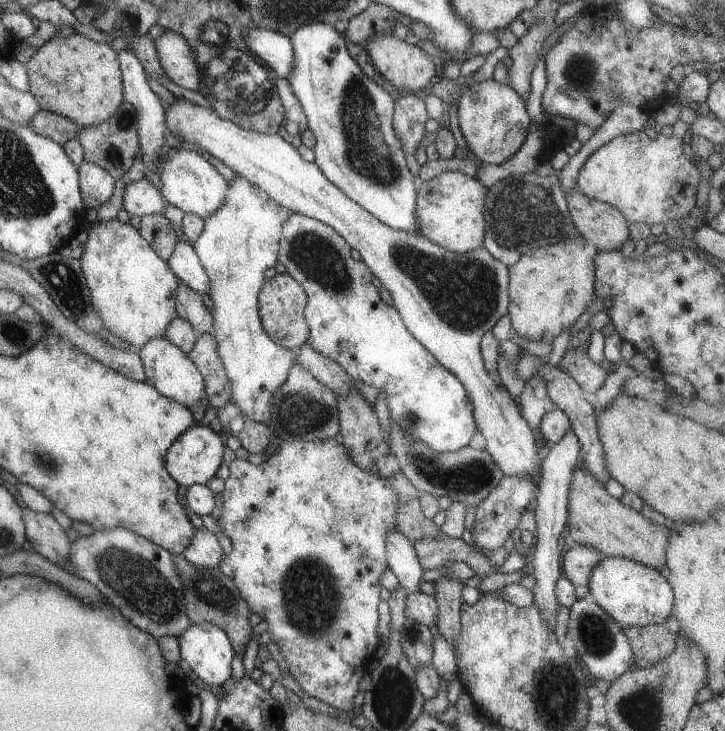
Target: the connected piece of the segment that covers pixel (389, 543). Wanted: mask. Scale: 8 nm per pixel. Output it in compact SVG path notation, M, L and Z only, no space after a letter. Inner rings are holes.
M394 530L386 536L386 562L408 593L421 592L422 566L418 561L415 546L400 530Z

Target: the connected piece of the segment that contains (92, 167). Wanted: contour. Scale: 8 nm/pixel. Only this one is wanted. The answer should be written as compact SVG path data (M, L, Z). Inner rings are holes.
M82 162L79 174L81 196L86 209L98 210L114 194L116 179L108 170L92 162Z

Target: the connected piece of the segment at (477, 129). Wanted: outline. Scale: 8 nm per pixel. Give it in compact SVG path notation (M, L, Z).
M496 76L472 84L457 103L460 130L469 151L479 161L488 165L500 165L520 151L529 130L527 103L502 78Z

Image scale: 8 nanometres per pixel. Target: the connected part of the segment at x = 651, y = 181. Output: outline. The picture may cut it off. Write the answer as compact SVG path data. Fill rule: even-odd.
M644 130L618 136L590 154L580 168L575 186L582 194L586 194L587 198L594 198L620 210L629 223L645 222L647 225L652 225L659 222L665 224L678 221L686 216L697 202L700 176L698 170L684 154L684 141L686 138L679 135L673 135L672 138L658 136L656 140L652 140L644 134Z

